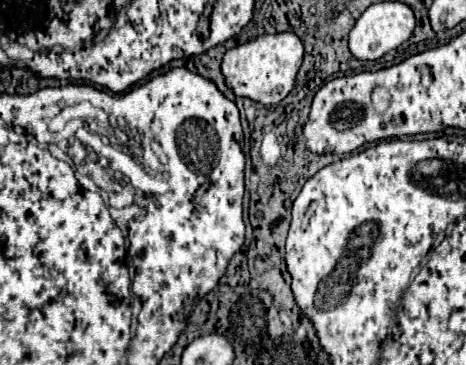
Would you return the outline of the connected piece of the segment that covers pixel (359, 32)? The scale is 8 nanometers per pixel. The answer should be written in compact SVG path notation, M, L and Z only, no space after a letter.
M400 1L374 3L360 15L354 29L350 31L350 51L356 59L370 59L370 61L380 59L388 51L402 45L412 35L414 27L416 27L416 19L412 9L406 3L400 3Z

